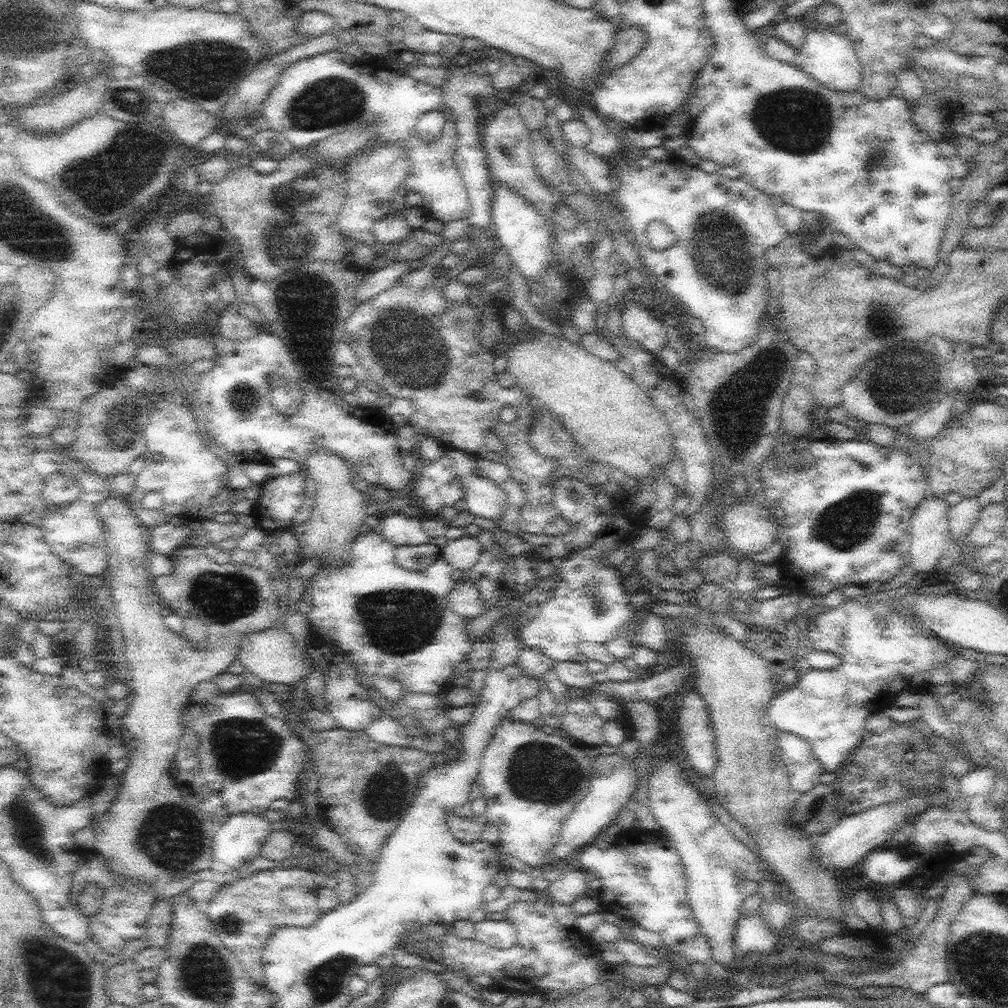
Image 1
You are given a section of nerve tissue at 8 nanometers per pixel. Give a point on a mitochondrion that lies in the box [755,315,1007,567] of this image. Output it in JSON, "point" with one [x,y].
{"point":[842,526]}

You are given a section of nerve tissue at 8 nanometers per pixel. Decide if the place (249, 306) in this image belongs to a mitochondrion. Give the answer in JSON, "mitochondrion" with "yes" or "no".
{"mitochondrion":"no"}

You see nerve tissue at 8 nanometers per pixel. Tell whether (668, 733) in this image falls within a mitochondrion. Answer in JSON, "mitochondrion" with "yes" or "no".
{"mitochondrion":"no"}

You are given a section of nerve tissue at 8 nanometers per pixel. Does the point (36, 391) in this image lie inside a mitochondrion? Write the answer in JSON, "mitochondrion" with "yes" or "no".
{"mitochondrion":"no"}

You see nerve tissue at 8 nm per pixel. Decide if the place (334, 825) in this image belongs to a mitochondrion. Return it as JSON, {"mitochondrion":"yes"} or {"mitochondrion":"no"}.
{"mitochondrion":"no"}

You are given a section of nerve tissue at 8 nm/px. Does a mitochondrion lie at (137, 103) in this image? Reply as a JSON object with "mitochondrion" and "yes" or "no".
{"mitochondrion":"yes"}

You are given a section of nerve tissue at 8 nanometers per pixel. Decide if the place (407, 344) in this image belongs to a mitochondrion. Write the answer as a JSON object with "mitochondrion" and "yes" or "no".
{"mitochondrion":"yes"}

